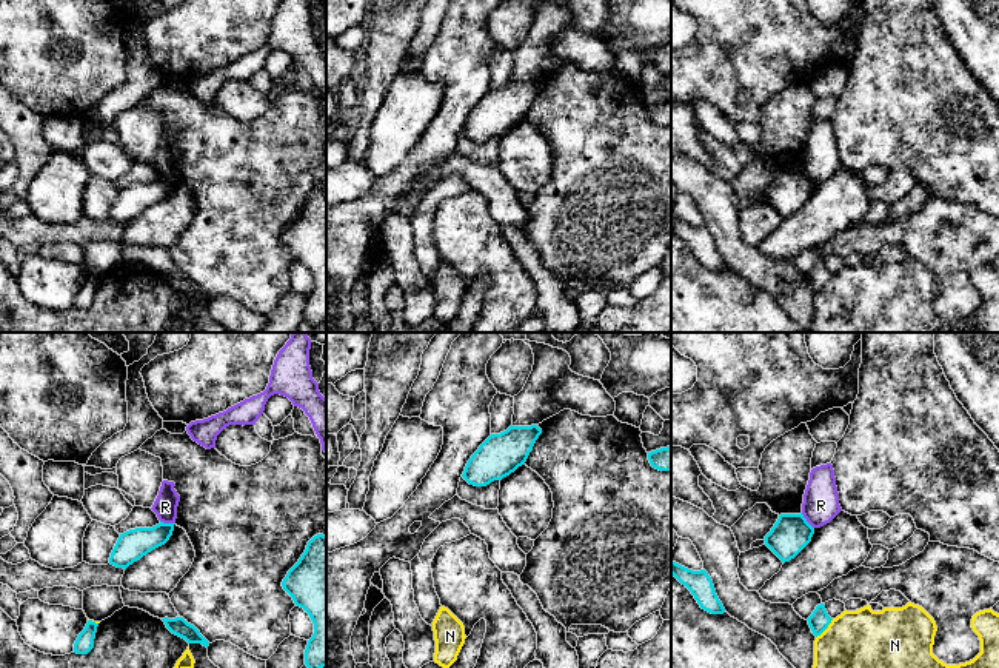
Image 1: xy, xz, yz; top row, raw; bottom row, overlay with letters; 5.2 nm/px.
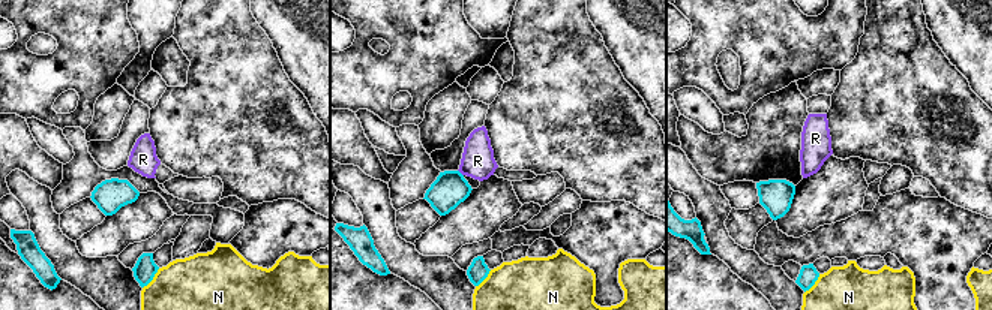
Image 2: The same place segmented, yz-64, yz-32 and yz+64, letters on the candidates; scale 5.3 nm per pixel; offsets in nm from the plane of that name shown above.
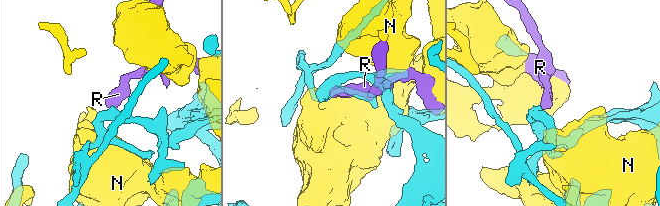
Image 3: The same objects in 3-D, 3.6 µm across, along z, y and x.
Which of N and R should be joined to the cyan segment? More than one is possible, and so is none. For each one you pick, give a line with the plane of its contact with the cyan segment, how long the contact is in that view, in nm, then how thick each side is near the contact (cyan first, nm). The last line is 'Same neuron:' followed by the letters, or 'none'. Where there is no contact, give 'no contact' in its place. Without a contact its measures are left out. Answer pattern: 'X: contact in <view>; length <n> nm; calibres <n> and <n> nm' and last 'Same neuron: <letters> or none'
Same neuron: none

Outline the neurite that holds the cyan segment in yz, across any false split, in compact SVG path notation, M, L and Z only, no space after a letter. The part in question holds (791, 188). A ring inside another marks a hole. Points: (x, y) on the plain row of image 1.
M780 169L771 186L765 191L765 200L785 219L794 214L810 197L814 183L804 169Z

